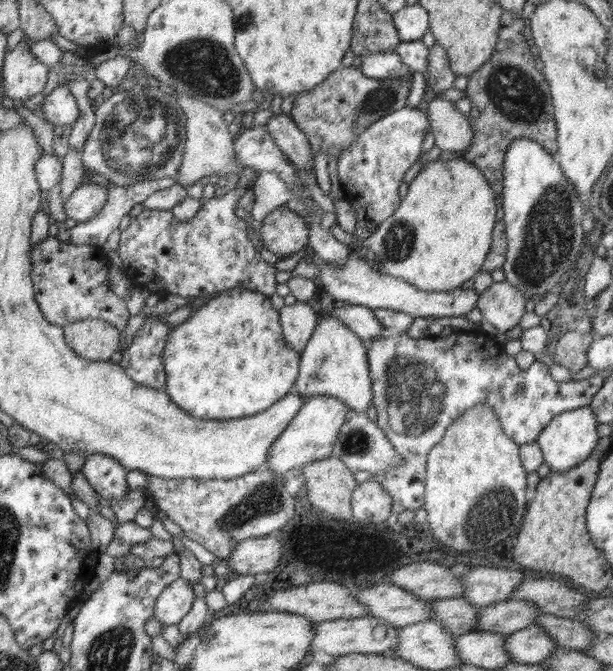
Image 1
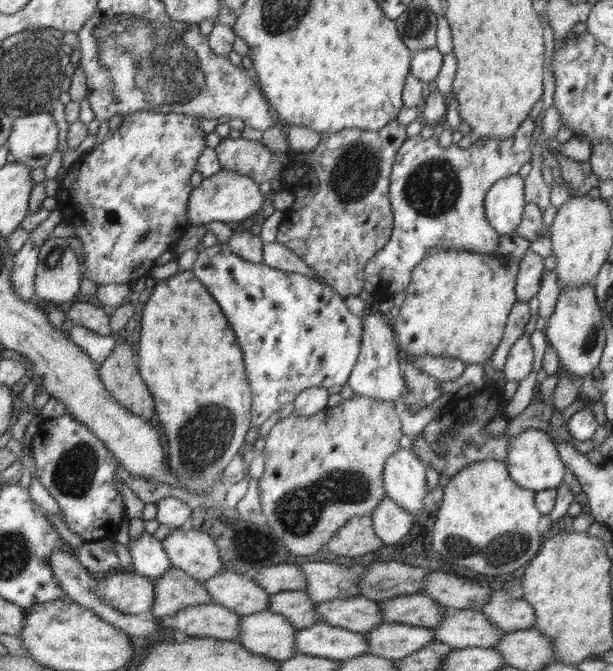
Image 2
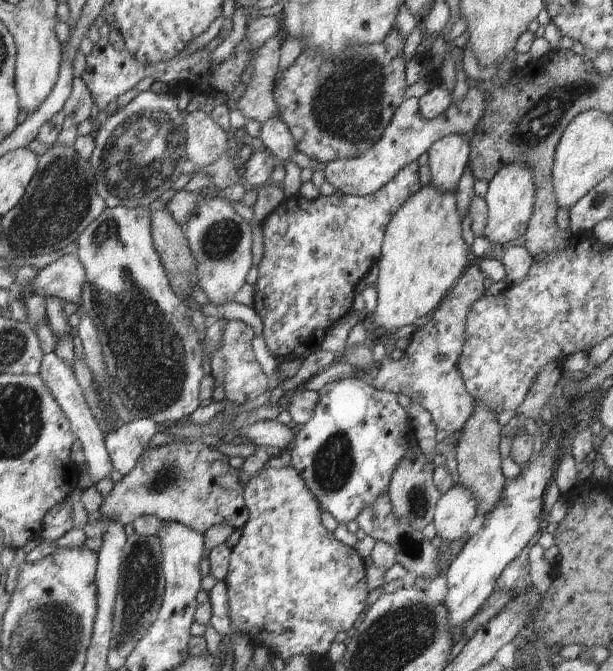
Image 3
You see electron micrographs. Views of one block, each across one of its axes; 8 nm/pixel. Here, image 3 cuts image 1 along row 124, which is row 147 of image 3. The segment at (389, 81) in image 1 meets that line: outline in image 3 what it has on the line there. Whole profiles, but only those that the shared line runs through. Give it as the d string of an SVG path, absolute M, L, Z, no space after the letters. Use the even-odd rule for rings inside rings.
M394 25L381 41L348 45L342 52L330 58L321 57L318 49L307 48L288 65L282 72L281 79L273 86L273 97L279 108L278 117L291 132L298 151L317 162L326 163L361 155L383 136L385 126L404 100L404 91L407 88L404 43L404 38Z

